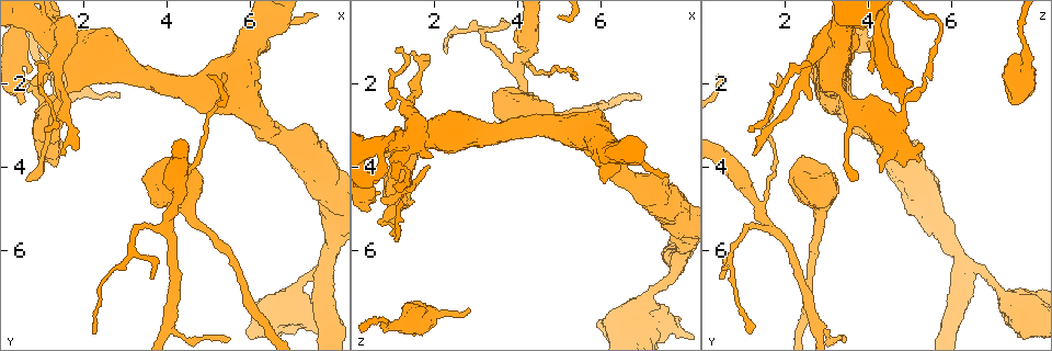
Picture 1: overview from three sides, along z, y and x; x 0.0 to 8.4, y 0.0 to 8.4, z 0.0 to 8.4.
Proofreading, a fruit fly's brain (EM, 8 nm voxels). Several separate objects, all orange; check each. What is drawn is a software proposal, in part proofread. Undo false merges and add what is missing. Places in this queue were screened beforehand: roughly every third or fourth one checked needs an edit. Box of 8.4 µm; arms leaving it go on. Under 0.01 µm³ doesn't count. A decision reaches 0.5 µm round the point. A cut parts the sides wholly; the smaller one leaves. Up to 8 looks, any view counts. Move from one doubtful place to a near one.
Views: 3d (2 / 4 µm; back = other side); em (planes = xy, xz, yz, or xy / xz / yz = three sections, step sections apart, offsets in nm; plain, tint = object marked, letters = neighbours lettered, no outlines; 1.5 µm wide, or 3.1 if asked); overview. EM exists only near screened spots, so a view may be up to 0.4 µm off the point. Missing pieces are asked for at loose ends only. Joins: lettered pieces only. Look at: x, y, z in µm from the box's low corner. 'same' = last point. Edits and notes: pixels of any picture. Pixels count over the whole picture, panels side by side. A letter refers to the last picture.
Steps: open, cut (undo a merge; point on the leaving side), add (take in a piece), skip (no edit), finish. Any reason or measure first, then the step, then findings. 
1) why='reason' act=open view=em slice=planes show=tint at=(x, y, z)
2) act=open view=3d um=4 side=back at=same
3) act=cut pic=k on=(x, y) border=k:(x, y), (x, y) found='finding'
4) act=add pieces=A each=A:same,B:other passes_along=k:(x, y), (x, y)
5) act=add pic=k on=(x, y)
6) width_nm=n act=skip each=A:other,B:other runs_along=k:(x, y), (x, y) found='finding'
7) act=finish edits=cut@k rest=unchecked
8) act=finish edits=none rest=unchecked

why='free end' act=open view=em slice=planes show=letters at=(1.10, 3.15, 1.25)

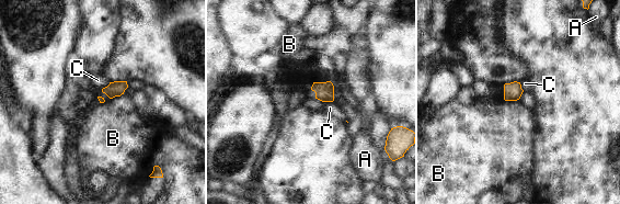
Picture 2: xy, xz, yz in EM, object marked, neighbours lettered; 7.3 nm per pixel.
longest_contact=B:110nm act=skip each=A:other,B:other,C:other found='none of them fits'

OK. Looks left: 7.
why='thick turns thin' act=open view=3d um=2 at=(4.25, 4.65, 1.60)

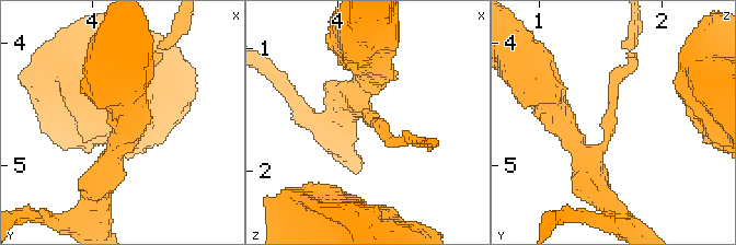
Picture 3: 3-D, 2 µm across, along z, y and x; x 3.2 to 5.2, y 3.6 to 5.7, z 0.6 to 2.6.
why='now the EM' act=open view=em slice=planes show=letters at=(4.24, 4.64, 1.54)

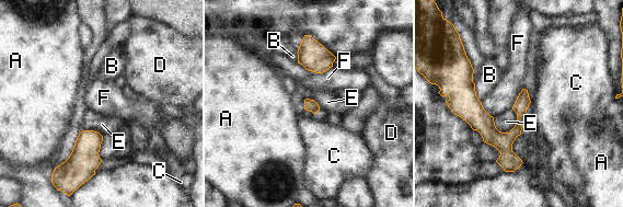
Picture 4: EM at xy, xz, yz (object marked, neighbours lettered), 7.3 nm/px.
act=skip each=A:other,B:other,C:other,D:other,E:other,F:other border=4:(298, 62), (316, 72), (332, 67) found='continuous, no second neuron'

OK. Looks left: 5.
why='thin neck' act=open view=em slice=planes show=letters at=(1.50, 2.20, 3.35)

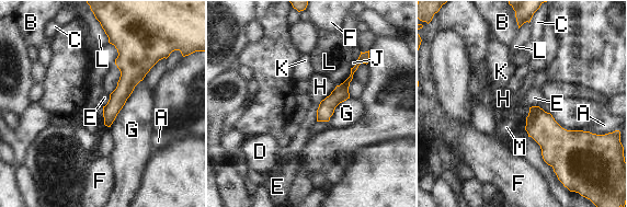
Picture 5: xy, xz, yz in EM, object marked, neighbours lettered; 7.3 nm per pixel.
width_nm=120 act=skip each=A:other,B:other,C:other,D:other,E:other,F:other,G:other,H:other,J:other,K:other,L:other,M:other found='all the same neuron'

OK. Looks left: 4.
act=finish edits=none rest=unchecked

